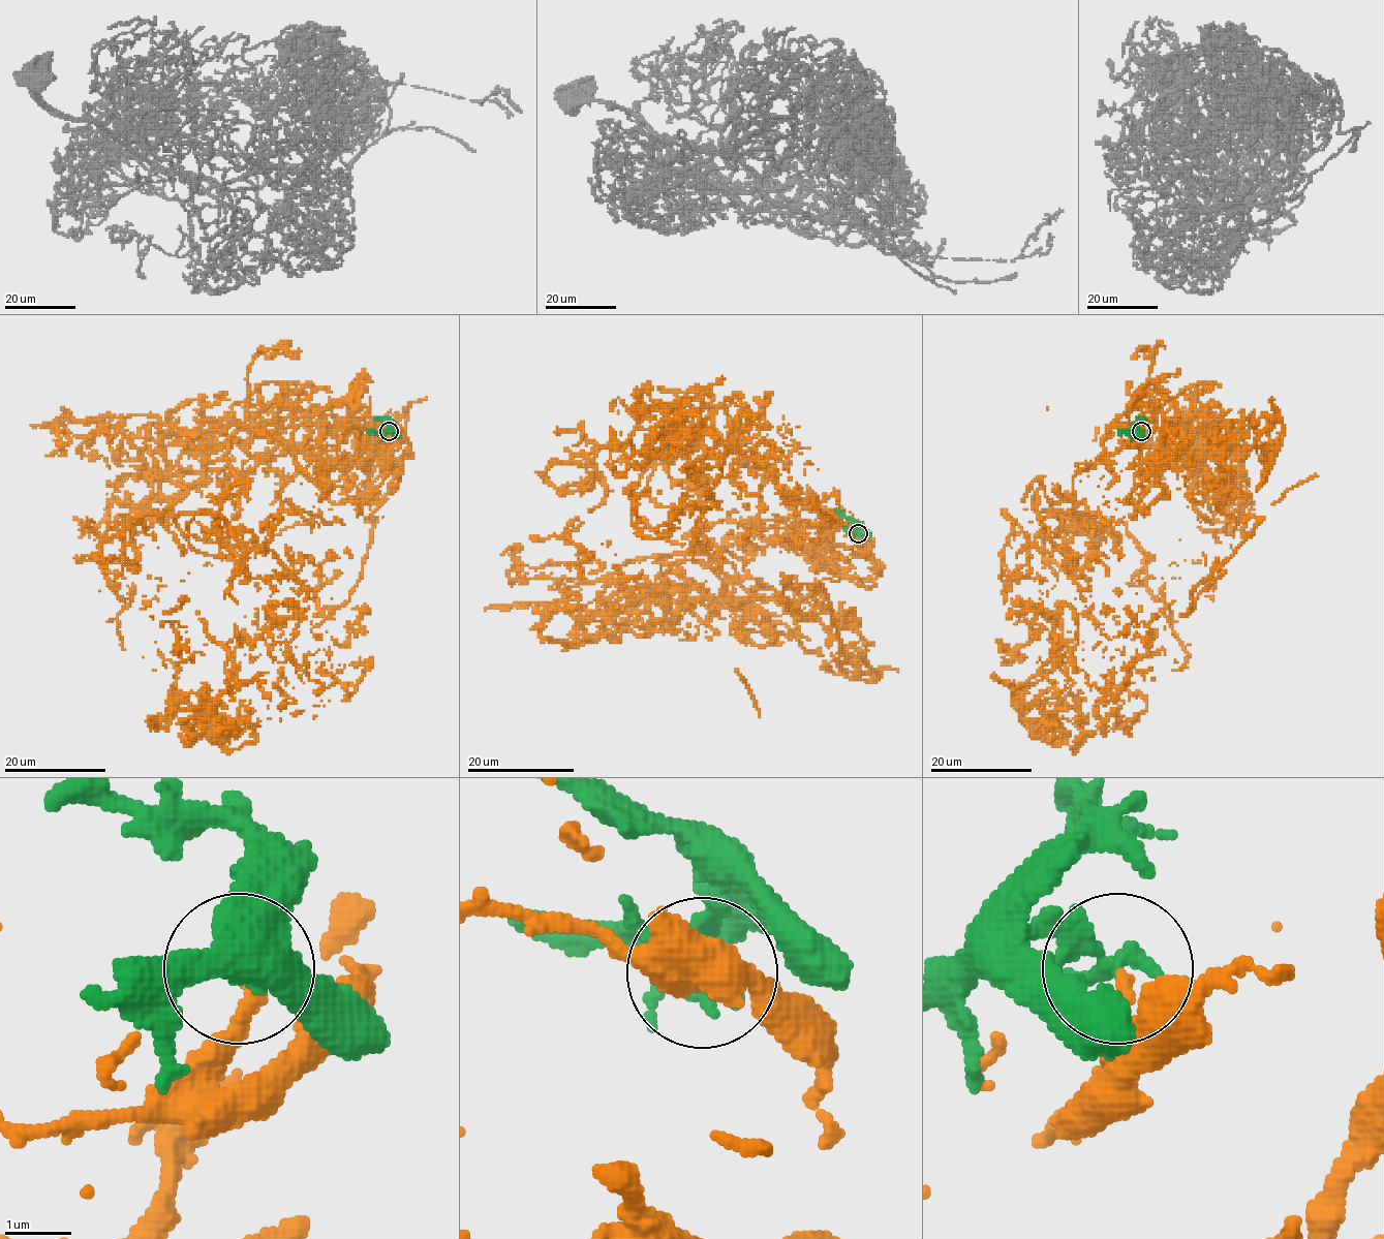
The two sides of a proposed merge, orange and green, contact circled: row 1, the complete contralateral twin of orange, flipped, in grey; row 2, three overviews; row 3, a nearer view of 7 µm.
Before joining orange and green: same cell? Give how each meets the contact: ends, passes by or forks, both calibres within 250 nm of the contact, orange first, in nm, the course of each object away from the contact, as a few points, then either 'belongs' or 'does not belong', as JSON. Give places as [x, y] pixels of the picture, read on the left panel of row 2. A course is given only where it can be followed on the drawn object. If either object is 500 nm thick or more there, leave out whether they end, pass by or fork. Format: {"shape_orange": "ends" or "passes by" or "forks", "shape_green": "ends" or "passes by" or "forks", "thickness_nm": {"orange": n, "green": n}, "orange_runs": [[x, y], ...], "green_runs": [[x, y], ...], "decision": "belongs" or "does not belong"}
{"shape_orange": "ends", "shape_green": "forks", "thickness_nm": {"orange": 240, "green": 200}, "orange_runs": [[390, 430], [303, 399], [241, 531], [185, 525], [313, 600], [215, 702], [172, 685], [239, 736]], "green_runs": [[388, 430], [366, 429]], "decision": "belongs"}

